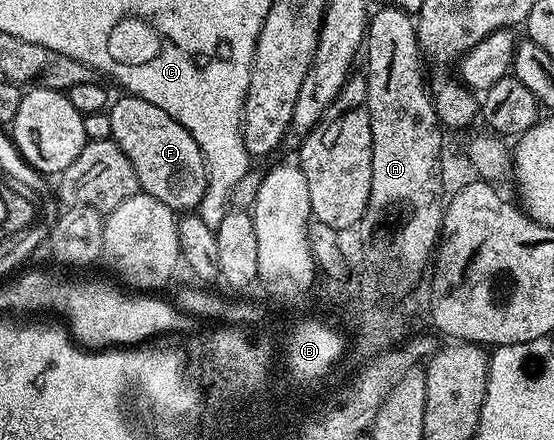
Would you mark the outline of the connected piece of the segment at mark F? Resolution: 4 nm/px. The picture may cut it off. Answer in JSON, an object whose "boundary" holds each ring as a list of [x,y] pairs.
{"boundary":[[[124,96],[110,103],[109,115],[112,122],[110,141],[116,142],[129,160],[129,164],[135,173],[135,181],[138,189],[144,194],[156,198],[161,204],[165,204],[174,212],[198,211],[201,200],[207,194],[209,177],[207,174],[207,162],[203,159],[201,148],[197,140],[169,112],[161,112],[157,104],[149,104],[149,100]]]}

